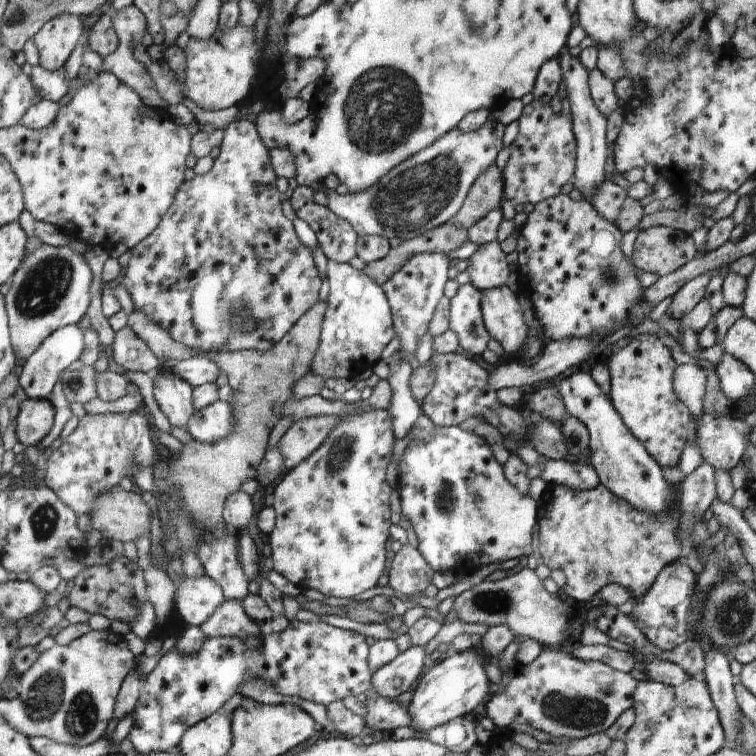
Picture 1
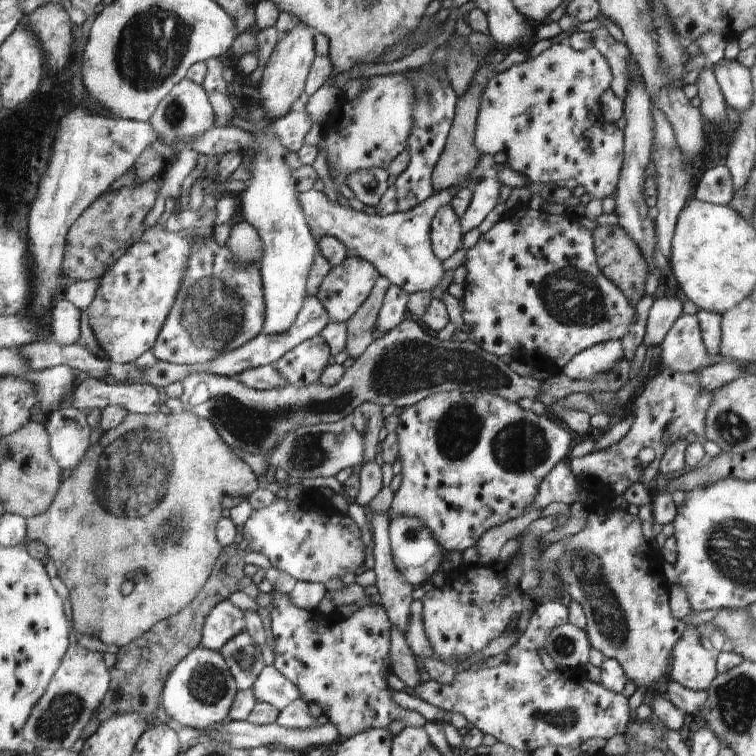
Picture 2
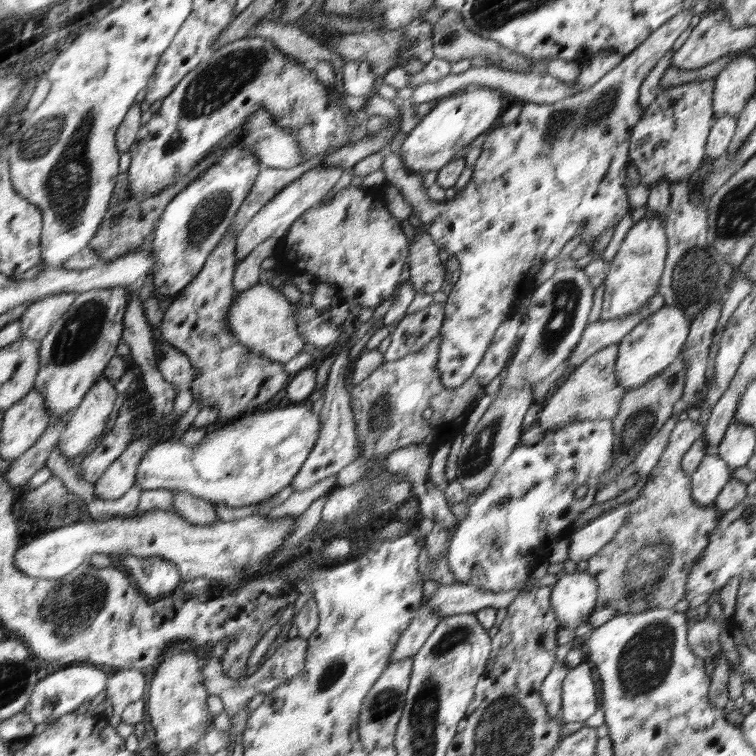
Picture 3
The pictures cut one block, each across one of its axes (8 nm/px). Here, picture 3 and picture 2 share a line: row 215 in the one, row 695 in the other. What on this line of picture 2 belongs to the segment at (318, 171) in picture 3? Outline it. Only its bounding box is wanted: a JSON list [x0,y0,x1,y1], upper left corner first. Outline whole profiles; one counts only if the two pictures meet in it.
[252,666,302,712]

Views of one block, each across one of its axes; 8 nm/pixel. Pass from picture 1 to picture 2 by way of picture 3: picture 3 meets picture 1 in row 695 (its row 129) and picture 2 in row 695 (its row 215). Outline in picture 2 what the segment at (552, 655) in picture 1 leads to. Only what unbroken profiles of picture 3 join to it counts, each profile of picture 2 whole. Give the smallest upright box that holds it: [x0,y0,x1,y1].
[413,600,630,752]

